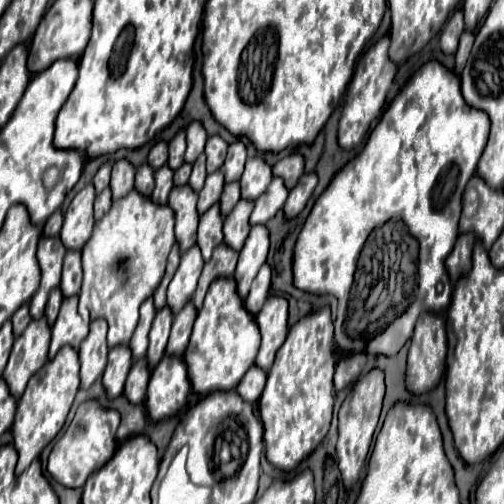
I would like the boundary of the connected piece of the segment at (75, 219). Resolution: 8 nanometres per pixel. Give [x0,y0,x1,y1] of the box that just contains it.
[61,186,95,250]

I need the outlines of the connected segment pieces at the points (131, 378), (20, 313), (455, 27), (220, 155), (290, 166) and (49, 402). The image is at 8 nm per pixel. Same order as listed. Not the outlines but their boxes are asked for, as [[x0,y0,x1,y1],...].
[[125,360,149,404],[11,304,31,338],[439,10,465,54],[205,136,227,174],[273,154,303,190],[11,346,79,476]]

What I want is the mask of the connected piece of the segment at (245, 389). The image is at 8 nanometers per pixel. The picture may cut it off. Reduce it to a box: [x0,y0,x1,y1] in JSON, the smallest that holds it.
[237,366,267,404]

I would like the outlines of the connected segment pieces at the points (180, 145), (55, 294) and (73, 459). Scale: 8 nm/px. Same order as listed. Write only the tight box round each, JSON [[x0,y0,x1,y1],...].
[[169,130,185,170],[45,288,63,326],[47,400,119,488]]

